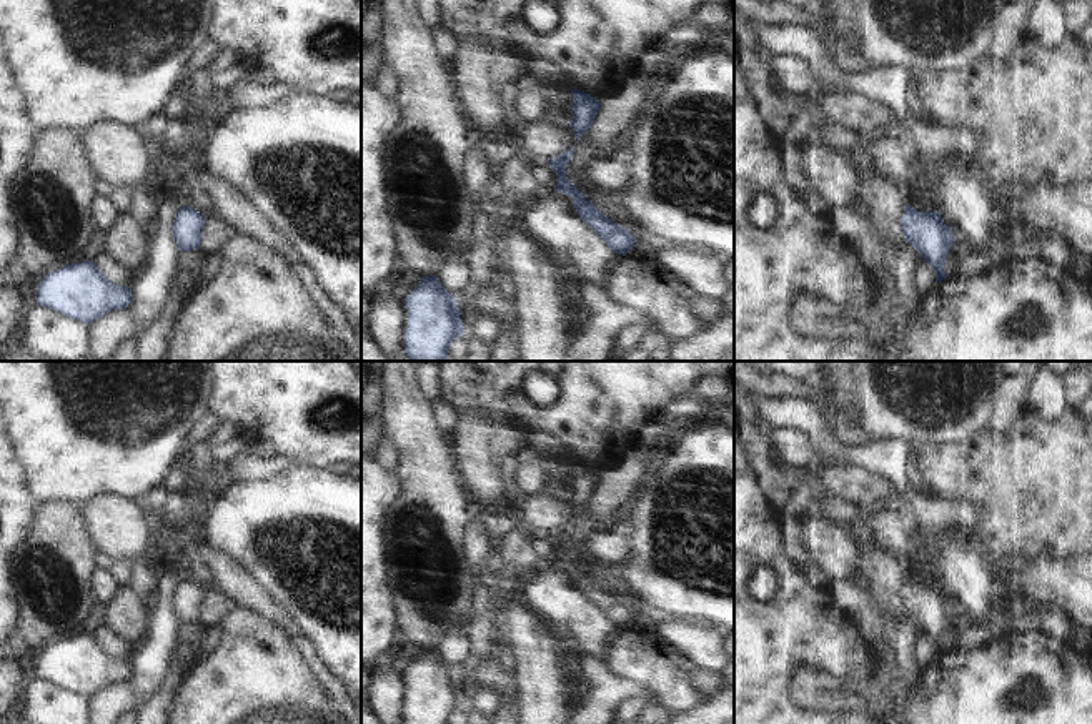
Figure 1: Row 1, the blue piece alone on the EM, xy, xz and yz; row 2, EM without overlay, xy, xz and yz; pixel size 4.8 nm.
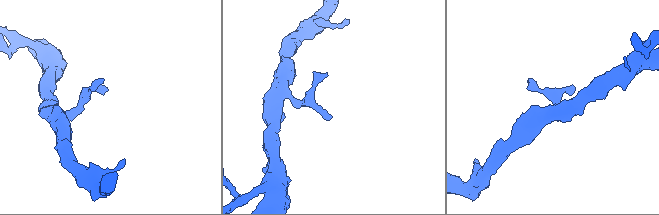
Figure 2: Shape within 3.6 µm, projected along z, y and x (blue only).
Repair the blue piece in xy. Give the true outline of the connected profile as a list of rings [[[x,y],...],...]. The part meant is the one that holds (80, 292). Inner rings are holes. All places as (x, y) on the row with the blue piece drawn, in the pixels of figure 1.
[[[82,261],[43,276],[35,298],[43,308],[92,325],[112,310],[125,310],[132,291],[112,283],[93,261]]]

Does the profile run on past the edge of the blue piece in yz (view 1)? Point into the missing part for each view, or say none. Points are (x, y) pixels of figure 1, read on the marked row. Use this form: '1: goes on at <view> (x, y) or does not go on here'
1: does not go on here

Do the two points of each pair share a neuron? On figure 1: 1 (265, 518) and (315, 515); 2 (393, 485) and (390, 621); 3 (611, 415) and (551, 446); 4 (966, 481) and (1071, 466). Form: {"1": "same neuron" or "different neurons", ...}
{"1": "same neuron", "2": "same neuron", "3": "different neurons", "4": "same neuron"}

